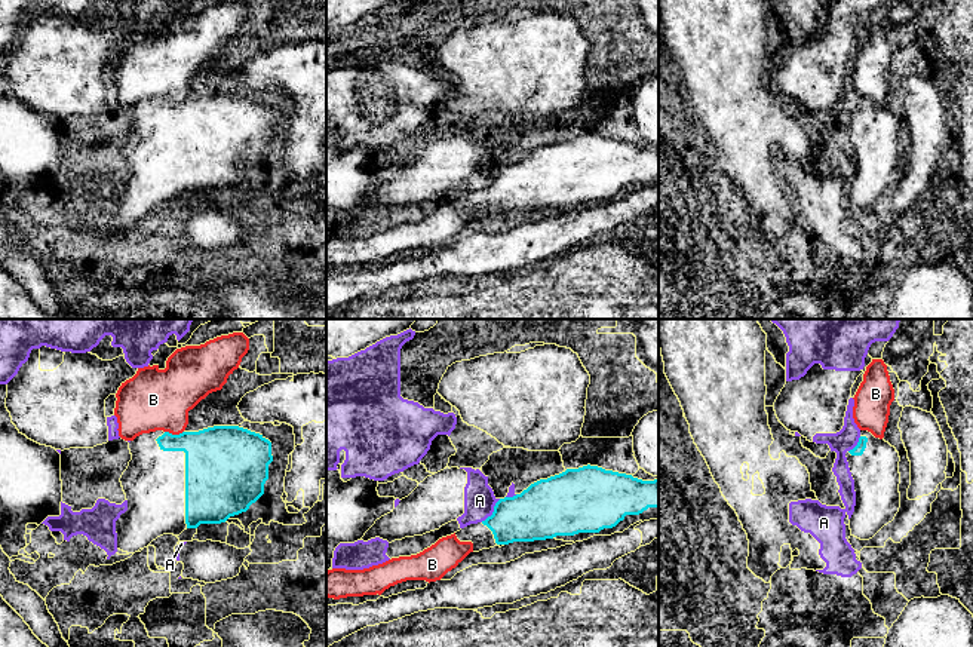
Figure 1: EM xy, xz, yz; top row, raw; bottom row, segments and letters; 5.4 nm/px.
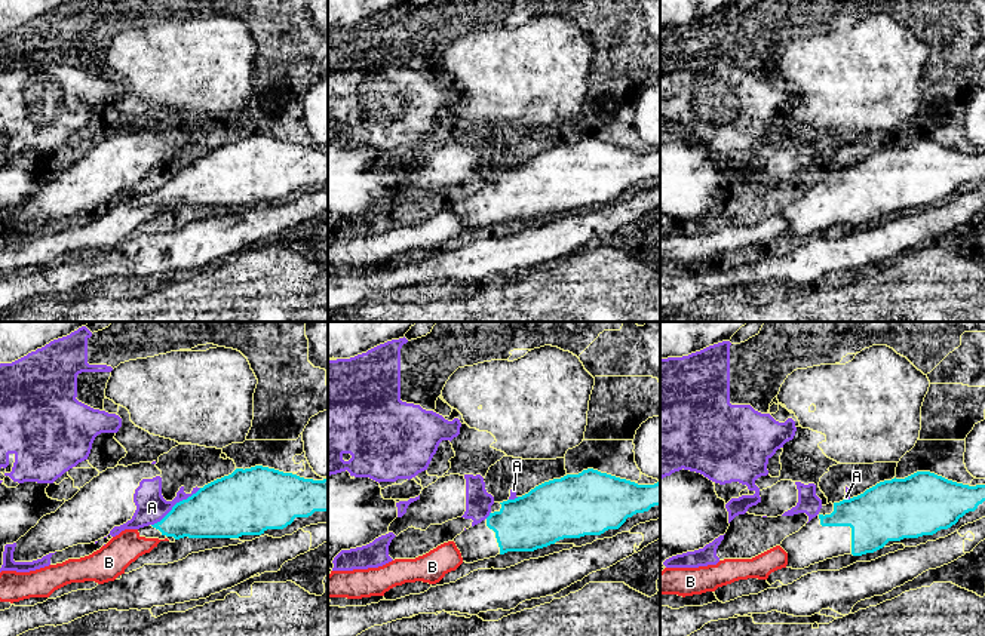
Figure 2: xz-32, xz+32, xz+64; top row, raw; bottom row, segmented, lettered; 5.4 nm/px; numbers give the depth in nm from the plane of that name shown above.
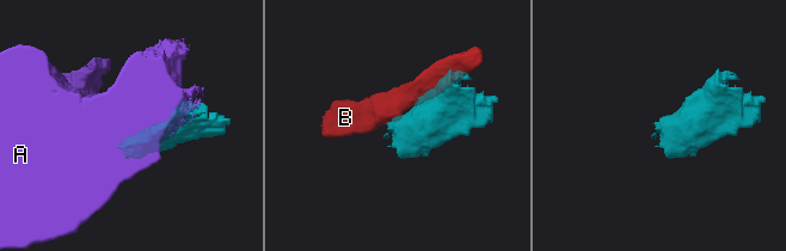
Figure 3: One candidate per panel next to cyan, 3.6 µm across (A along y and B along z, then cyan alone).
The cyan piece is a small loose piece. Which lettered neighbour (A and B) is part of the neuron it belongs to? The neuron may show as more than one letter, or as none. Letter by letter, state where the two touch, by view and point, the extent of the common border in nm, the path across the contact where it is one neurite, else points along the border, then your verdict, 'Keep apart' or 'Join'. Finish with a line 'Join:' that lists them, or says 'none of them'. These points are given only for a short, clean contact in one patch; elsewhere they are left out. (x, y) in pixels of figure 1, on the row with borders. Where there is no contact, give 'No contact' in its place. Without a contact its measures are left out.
A: Touches cyan at xz (493, 512). Shared border 170 nm. Keep apart
B: Touches cyan at xy (174, 435). Shared border 100 nm. Keep apart
Join: none of them

